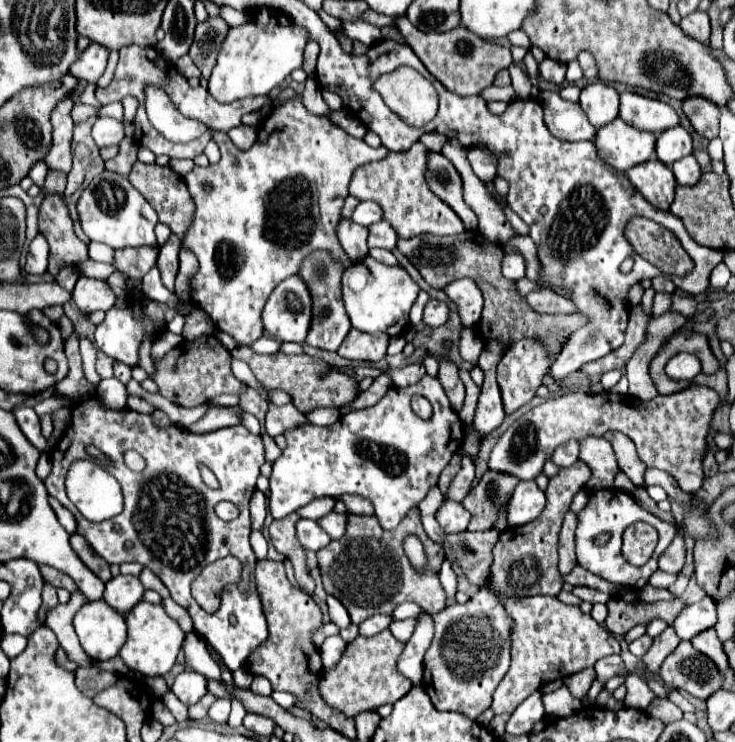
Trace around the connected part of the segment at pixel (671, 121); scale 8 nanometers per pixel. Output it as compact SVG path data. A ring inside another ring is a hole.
M631 91L621 93L619 117L625 123L631 123L631 127L641 131L651 131L655 135L661 135L663 131L679 125L679 117L669 103L641 97Z

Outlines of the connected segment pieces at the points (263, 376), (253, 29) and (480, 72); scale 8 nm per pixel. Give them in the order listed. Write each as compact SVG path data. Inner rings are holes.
M235 347L231 351L233 359L245 361L255 377L269 389L283 389L293 395L293 405L299 411L309 411L315 407L333 407L333 405L347 405L357 397L357 381L337 373L329 371L327 363L311 357L311 355L285 355L285 353L273 353L273 355L259 355L253 353L249 347Z
M271 7L255 9L245 25L231 27L227 33L223 47L219 49L217 65L209 77L209 93L219 103L231 103L249 95L269 95L269 91L283 83L291 71L303 67L303 51L307 41L307 33L285 13Z
M397 17L395 27L405 37L407 45L415 51L415 55L421 59L421 63L429 69L429 73L435 79L439 79L449 91L455 91L461 97L481 93L481 89L493 83L499 69L505 69L513 63L509 49L501 45L493 45L463 27L457 27L447 33L435 33L435 31L423 33L415 29L407 17Z

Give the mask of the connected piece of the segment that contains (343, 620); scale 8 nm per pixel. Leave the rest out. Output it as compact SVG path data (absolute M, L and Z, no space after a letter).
M329 595L327 597L327 605L329 605L329 617L331 617L331 621L339 629L347 629L351 625L351 617L347 615L347 609L341 605L341 601L335 599L333 595Z

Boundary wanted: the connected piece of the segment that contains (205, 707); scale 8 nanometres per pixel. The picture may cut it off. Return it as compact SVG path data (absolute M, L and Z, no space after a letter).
M207 693L199 703L195 703L195 705L189 707L189 719L195 719L195 721L205 719L207 717L207 711L209 711L209 707L213 703L215 703L215 697L211 693Z

